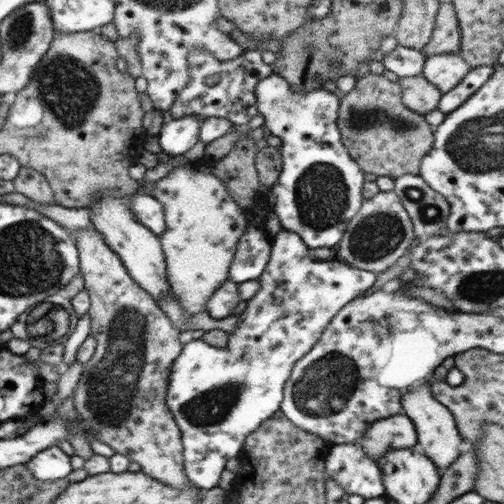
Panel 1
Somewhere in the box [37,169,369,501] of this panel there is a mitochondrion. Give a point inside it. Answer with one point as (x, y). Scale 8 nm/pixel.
(110, 389)

